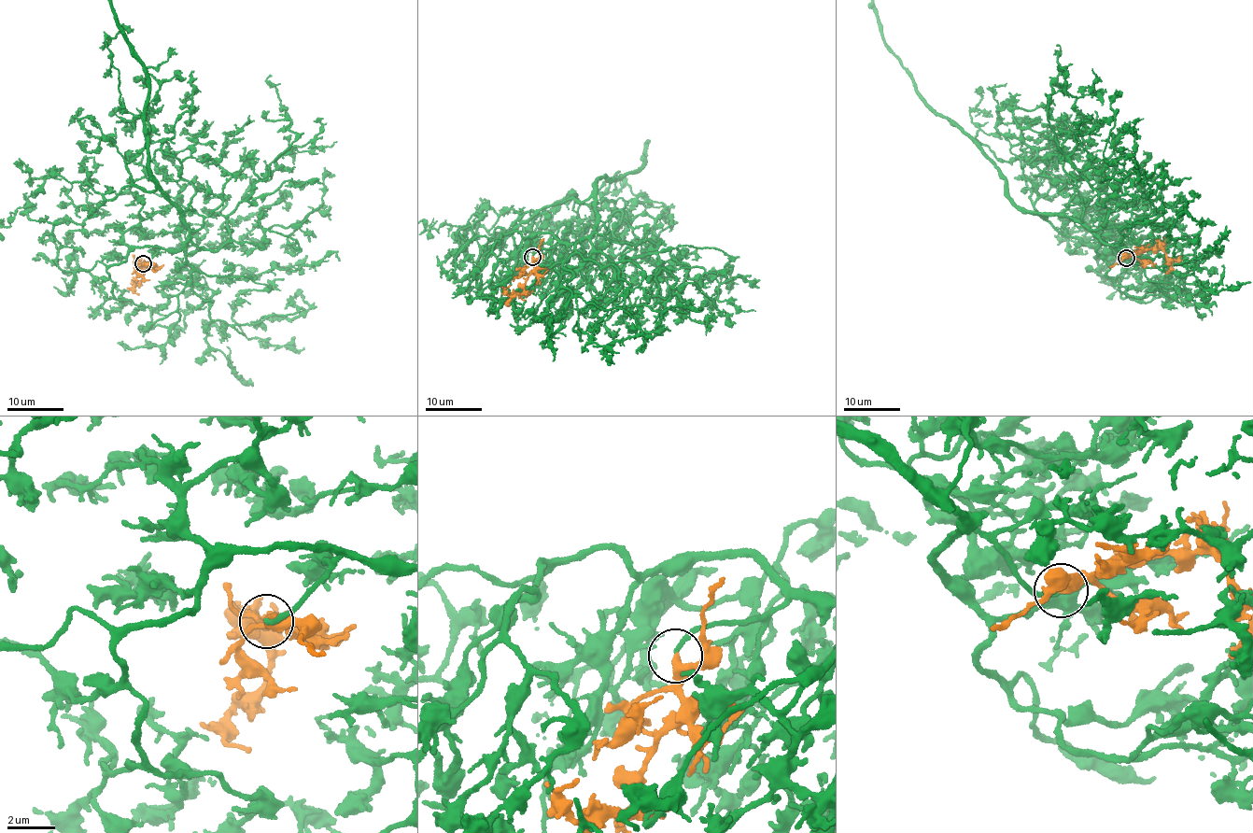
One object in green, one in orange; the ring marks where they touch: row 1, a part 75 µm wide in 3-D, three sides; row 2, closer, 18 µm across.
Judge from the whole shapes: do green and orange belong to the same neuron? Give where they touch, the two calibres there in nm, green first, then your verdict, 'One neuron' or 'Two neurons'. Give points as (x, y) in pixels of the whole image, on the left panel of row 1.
Place: (143, 263). Thickness 170 nm (green) against 360 nm. One neuron

